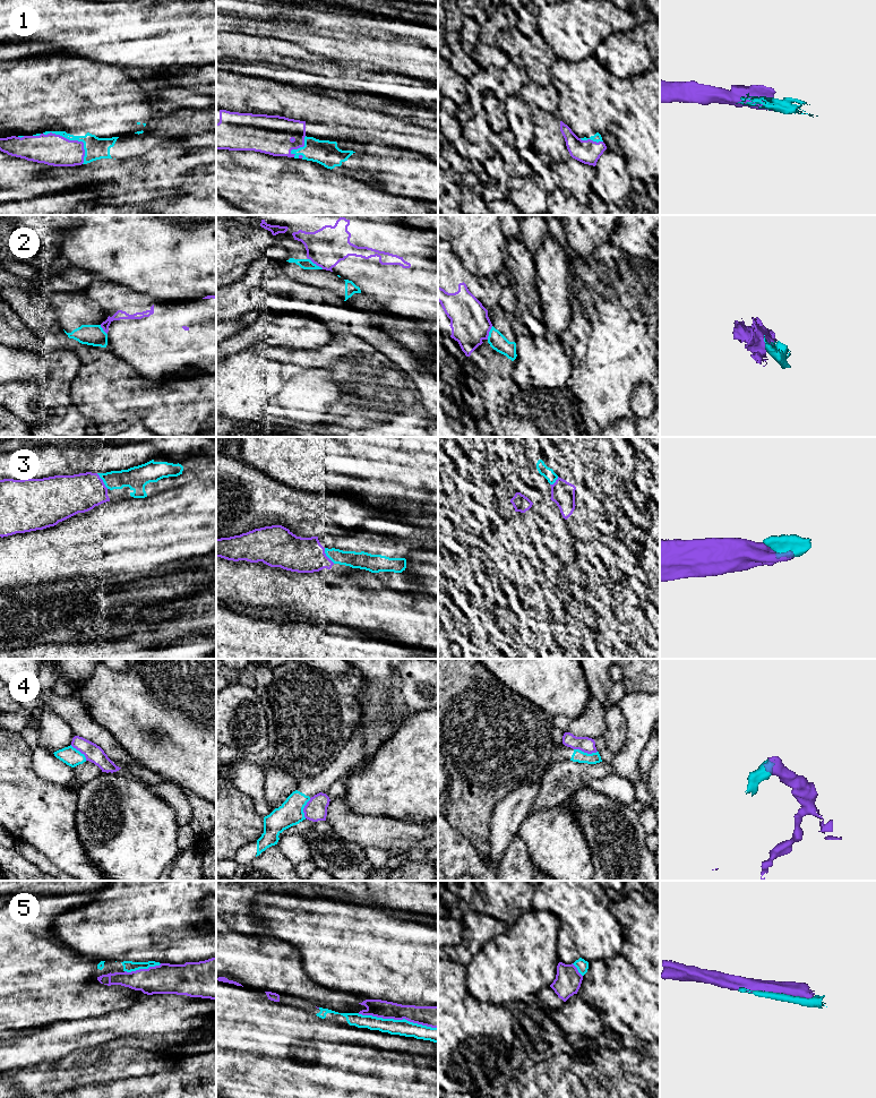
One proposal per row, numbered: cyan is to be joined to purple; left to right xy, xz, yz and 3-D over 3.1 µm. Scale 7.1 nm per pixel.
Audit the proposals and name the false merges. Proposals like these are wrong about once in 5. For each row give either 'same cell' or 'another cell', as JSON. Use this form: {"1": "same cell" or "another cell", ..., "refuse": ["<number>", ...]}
{"1": "same cell", "2": "another cell", "3": "same cell", "4": "another cell", "5": "same cell", "refuse": ["2", "4"]}

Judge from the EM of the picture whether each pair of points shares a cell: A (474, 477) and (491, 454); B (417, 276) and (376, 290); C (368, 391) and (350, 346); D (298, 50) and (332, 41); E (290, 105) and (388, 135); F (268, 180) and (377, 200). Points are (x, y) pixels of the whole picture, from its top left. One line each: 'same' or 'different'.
A: different
B: same
C: same
D: different
E: same
F: same

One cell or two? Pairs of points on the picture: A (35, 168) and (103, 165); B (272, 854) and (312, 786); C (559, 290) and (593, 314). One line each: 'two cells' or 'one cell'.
A: two cells
B: two cells
C: two cells

